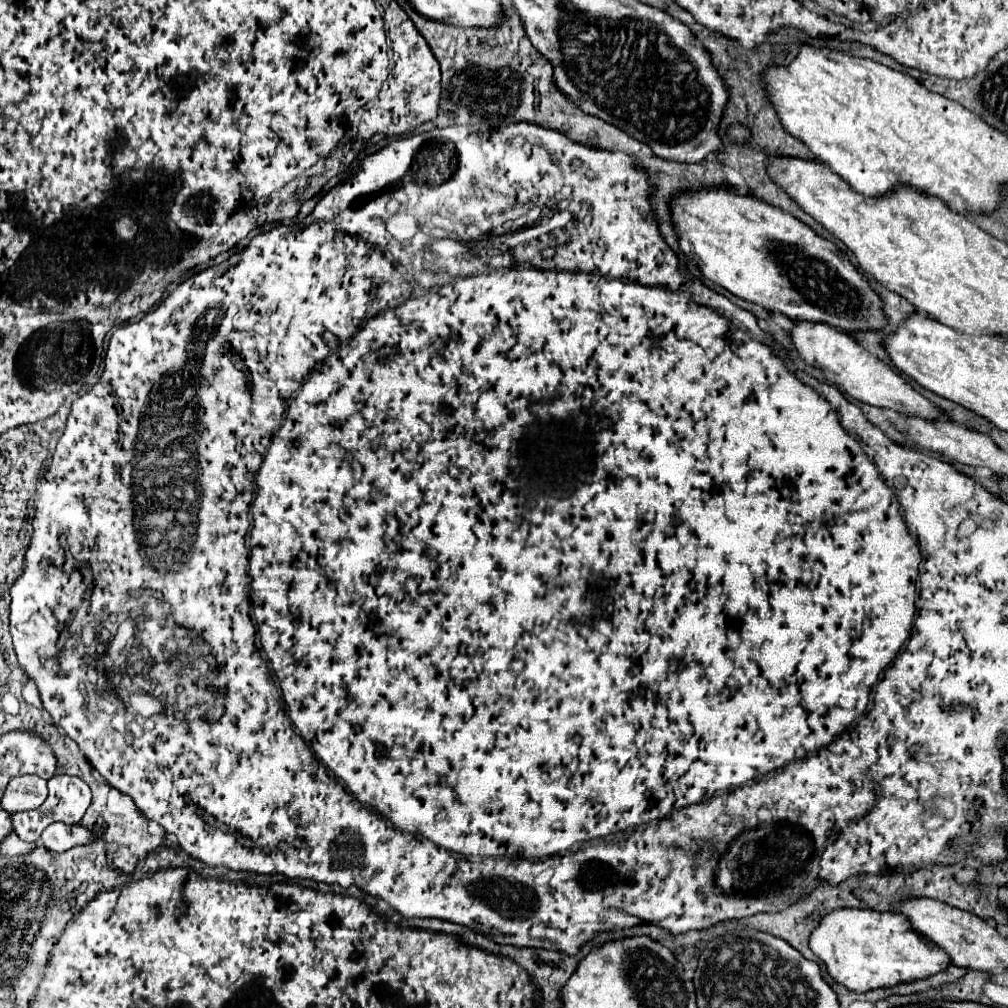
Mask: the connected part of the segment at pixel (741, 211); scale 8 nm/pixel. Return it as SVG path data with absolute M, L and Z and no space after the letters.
M703 188L679 194L671 202L675 232L681 250L699 266L703 276L737 298L759 304L767 312L781 312L789 320L807 320L835 326L847 334L883 332L887 320L883 316L883 300L869 286L867 278L851 264L837 244L817 236L807 224L791 214L757 200L755 196L739 196L727 188Z

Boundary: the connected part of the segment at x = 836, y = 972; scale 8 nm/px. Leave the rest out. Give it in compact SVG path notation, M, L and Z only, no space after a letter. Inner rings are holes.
M835 910L813 930L809 944L815 956L825 962L831 978L853 992L923 980L943 972L951 964L945 952L935 952L935 944L923 938L923 934L917 934L911 922L897 912Z

